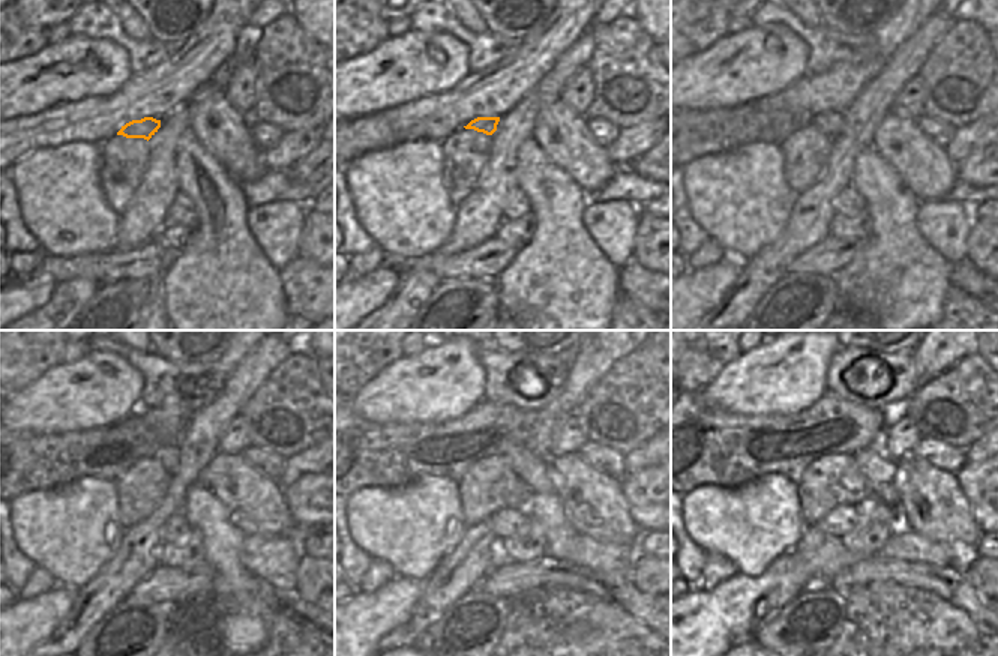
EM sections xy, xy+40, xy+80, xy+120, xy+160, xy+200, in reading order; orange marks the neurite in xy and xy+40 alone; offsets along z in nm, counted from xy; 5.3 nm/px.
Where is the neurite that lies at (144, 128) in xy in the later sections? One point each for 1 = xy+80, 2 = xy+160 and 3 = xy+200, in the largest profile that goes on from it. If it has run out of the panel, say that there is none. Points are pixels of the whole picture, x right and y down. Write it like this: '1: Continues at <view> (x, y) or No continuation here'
1: Continues at xy+80 (830, 122)
2: Continues at xy+160 (536, 473)
3: Continues at xy+200 (881, 473).

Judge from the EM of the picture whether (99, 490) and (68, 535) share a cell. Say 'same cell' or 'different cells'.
same cell

